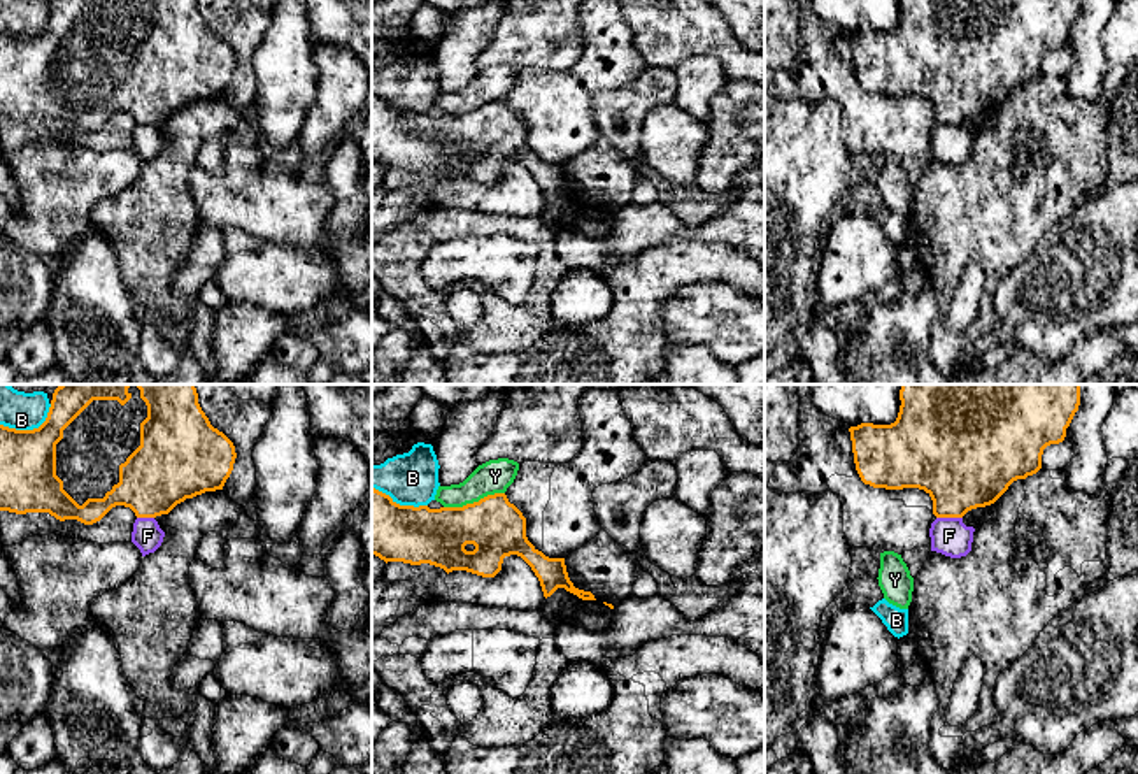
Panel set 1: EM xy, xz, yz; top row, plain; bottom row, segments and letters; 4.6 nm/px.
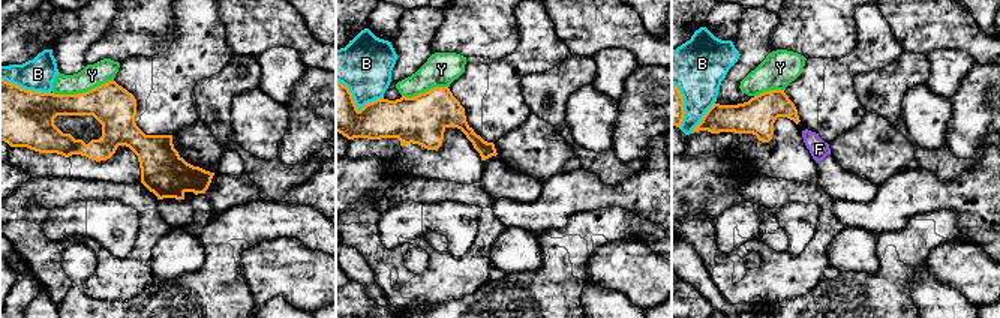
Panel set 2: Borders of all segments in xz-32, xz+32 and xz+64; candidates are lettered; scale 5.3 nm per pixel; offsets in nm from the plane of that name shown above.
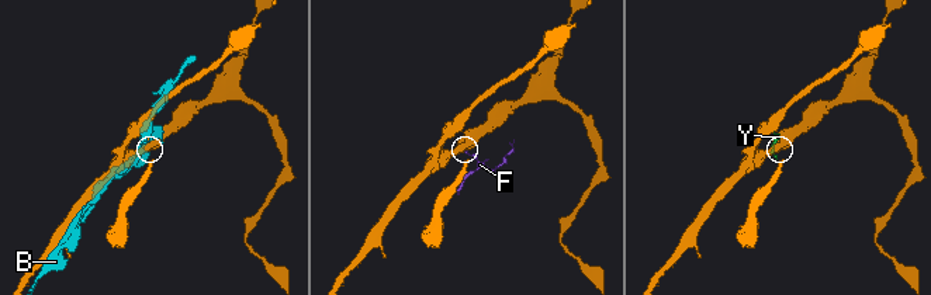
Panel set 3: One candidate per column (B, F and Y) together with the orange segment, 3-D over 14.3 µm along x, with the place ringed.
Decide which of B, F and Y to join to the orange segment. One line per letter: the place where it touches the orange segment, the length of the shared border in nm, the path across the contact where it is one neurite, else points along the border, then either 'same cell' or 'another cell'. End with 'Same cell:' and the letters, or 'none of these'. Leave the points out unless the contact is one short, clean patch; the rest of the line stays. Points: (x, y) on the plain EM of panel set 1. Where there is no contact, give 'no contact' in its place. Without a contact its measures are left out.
B: contact xy (30, 37); length 260 nm; another cell
F: contact yz (949, 123); length 120 nm; another cell
Y: contact xz (474, 109); length 280 nm; border xz (504, 99), (495, 99), (462, 113), (444, 114); another cell
Same cell: none of these

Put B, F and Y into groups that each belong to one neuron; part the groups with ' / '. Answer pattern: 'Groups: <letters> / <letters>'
Groups: B / F / Y

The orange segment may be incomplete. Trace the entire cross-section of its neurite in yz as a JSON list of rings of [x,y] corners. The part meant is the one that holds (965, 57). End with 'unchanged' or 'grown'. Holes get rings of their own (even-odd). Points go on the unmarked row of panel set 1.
[[[900,0],[900,7],[894,30],[849,35],[861,88],[886,97],[924,97],[936,125],[963,125],[971,116],[994,111],[1014,88],[1042,75],[1043,56],[1064,47],[1080,12],[1080,0]]]; unchanged

